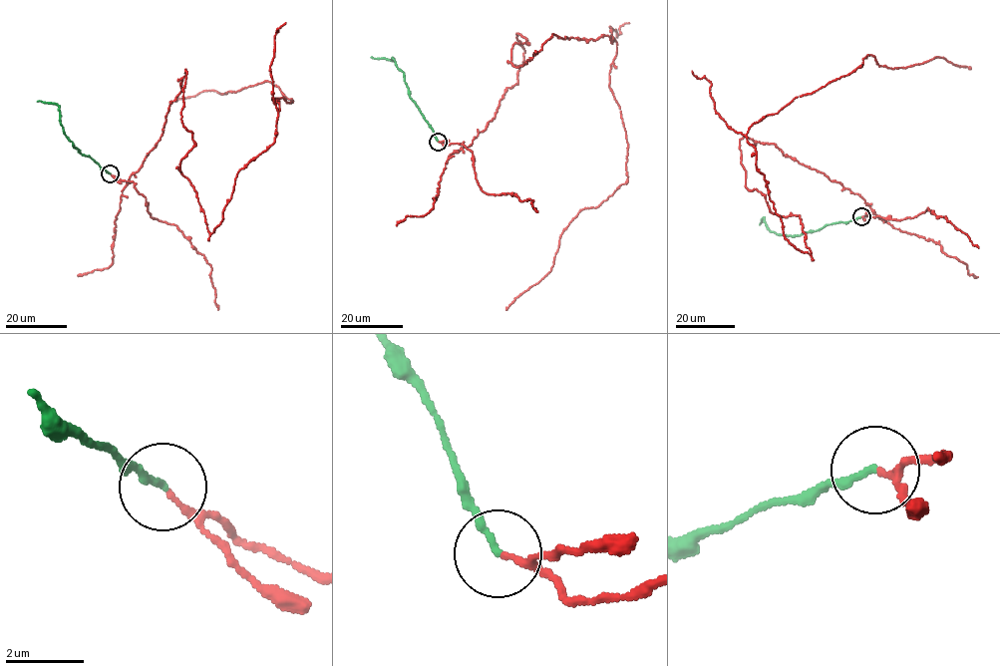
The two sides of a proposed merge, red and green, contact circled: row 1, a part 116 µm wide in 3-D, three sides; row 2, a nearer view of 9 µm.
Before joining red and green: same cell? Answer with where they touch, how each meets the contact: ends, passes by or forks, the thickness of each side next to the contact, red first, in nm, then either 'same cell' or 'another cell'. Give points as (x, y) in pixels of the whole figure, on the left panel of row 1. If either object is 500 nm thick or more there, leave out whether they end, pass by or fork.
at (110, 173); red passes by; green ends there; 100 nm thick on the red side, 180 nm on the other; same cell

